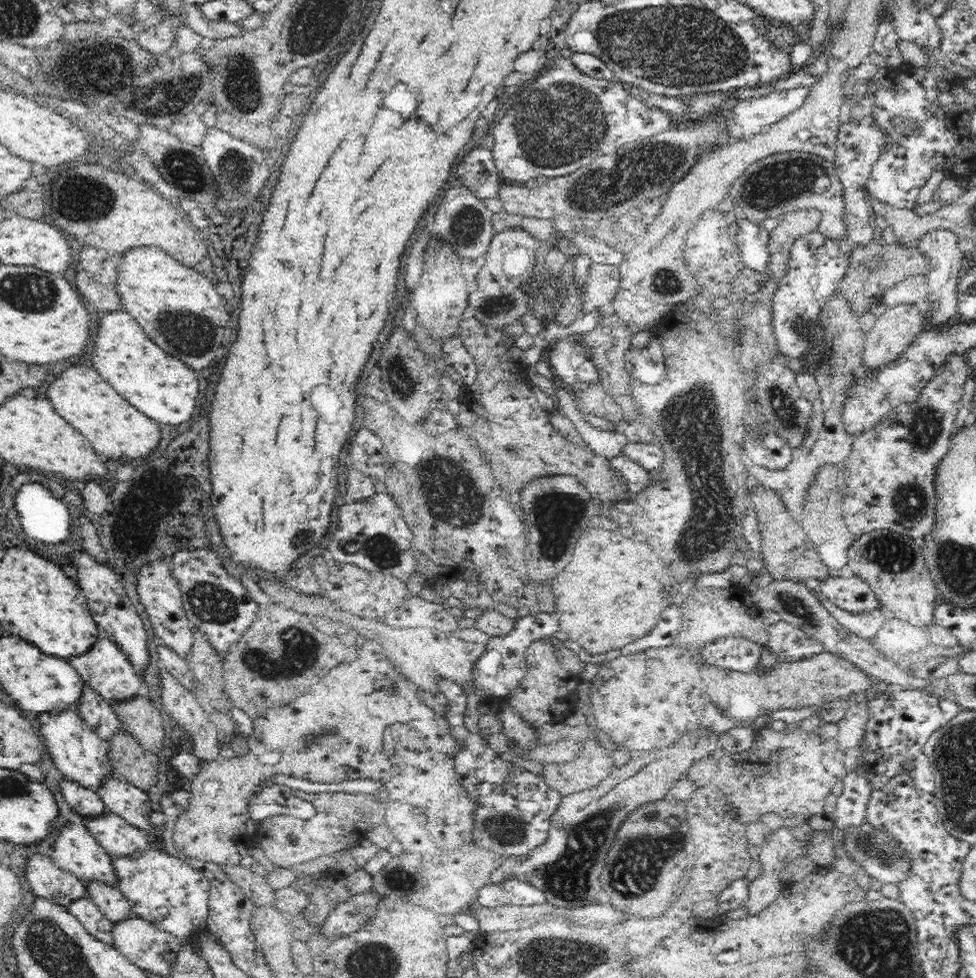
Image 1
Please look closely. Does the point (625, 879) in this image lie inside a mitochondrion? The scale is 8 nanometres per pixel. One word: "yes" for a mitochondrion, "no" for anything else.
yes

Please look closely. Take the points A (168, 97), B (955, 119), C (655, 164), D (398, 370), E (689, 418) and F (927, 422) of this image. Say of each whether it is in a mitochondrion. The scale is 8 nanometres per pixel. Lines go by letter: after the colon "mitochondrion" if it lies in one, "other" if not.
A: mitochondrion
B: other
C: mitochondrion
D: mitochondrion
E: mitochondrion
F: mitochondrion

